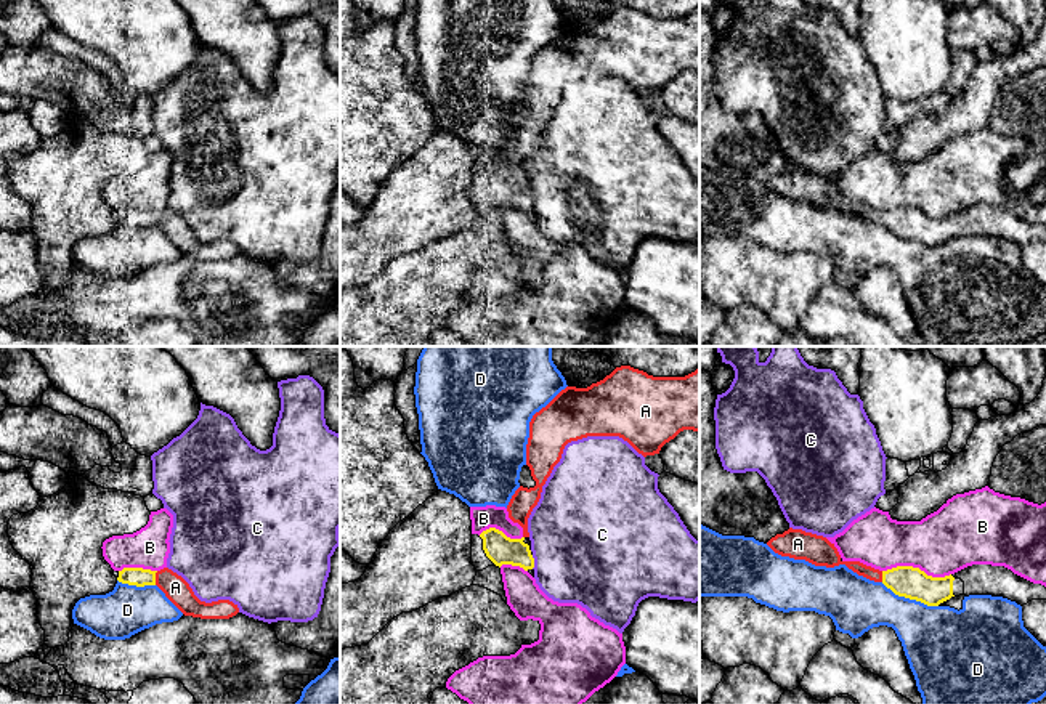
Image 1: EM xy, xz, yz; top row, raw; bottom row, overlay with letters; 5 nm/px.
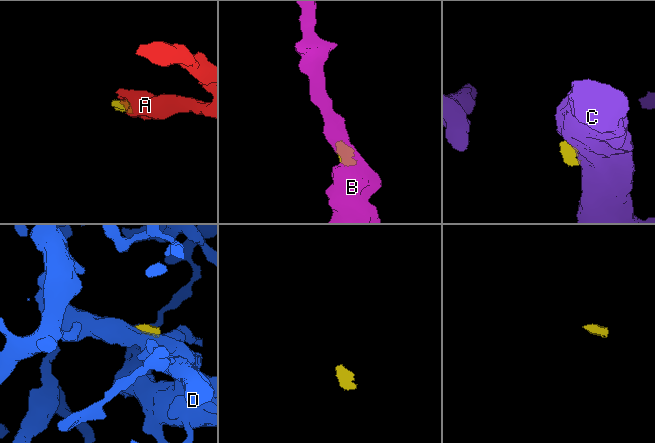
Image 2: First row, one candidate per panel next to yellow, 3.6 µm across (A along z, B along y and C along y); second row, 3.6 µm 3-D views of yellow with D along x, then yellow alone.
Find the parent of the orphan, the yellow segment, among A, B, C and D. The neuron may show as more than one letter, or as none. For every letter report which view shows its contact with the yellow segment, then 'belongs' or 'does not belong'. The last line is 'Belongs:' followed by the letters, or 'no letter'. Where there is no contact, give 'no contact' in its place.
A: xy | belongs
B: yz | does not belong
C: xz | does not belong
D: yz | does not belong
Belongs: A

